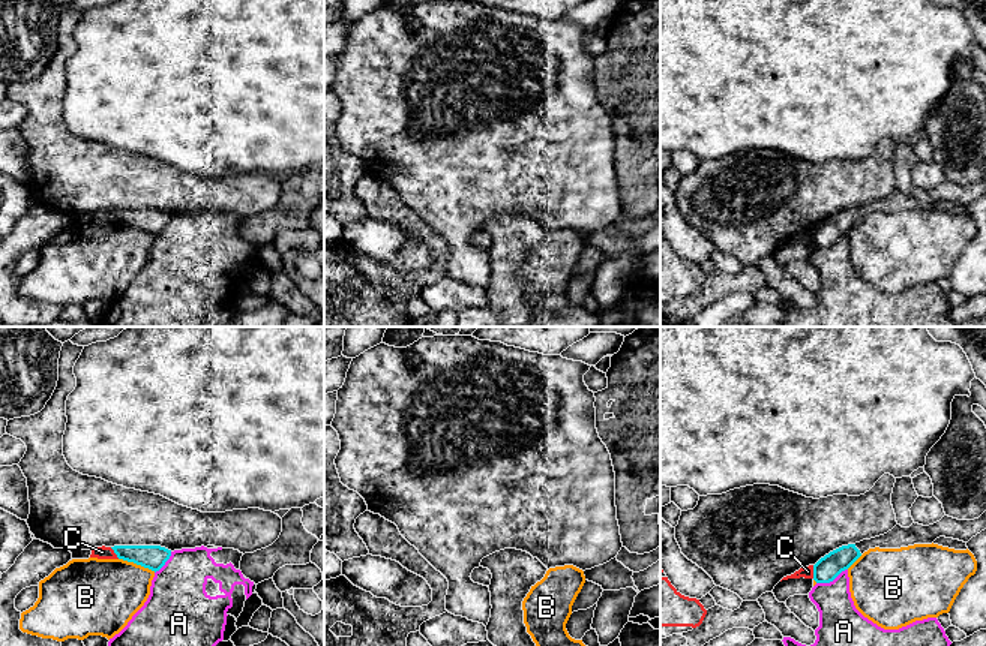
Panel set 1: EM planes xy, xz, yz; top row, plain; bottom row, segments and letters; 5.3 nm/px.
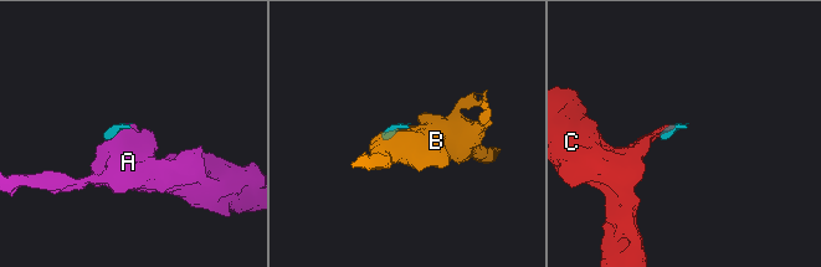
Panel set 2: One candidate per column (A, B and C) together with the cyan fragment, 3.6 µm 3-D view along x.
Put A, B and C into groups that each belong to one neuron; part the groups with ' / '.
A / B / C

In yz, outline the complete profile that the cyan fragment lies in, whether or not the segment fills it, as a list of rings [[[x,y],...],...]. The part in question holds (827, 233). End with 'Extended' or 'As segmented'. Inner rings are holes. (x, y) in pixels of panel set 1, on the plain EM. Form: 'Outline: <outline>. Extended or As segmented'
Outline: [[[986,175],[974,184],[957,184],[944,180],[939,186],[923,190],[912,187],[909,192],[896,189],[884,199],[863,204],[855,208],[842,210],[813,229],[813,244],[830,247],[842,235],[848,234],[869,213],[900,213],[914,208],[932,208],[936,202],[945,201],[968,207],[972,201],[986,193]]]. Extended

